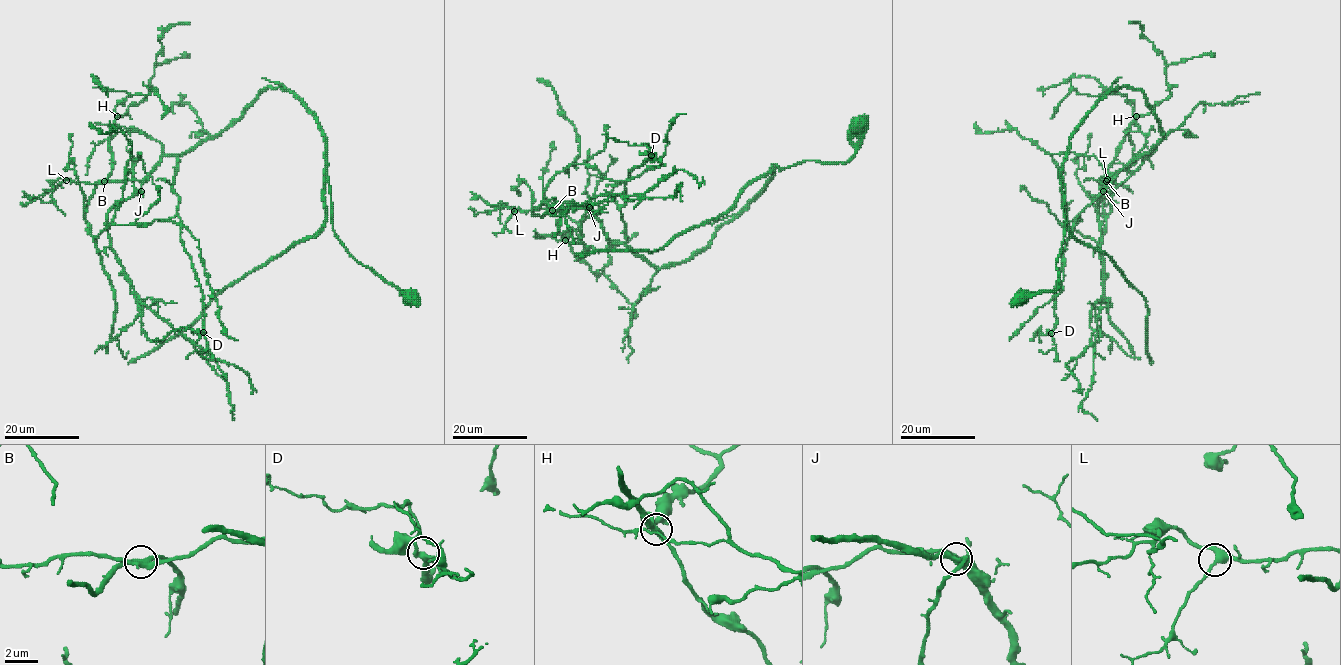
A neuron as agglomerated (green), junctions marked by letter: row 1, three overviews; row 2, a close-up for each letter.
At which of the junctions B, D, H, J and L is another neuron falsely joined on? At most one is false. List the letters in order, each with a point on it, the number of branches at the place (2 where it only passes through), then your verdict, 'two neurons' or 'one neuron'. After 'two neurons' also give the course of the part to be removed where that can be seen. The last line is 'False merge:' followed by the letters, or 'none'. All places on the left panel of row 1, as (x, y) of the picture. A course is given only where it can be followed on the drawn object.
B: place (104, 181); branches 3; one neuron
D: place (203, 332); branches 3; one neuron
H: place (117, 116); branches 3; one neuron
J: place (141, 191); branches 3; one neuron
L: place (66, 180); branches 3; one neuron
False merge: none

